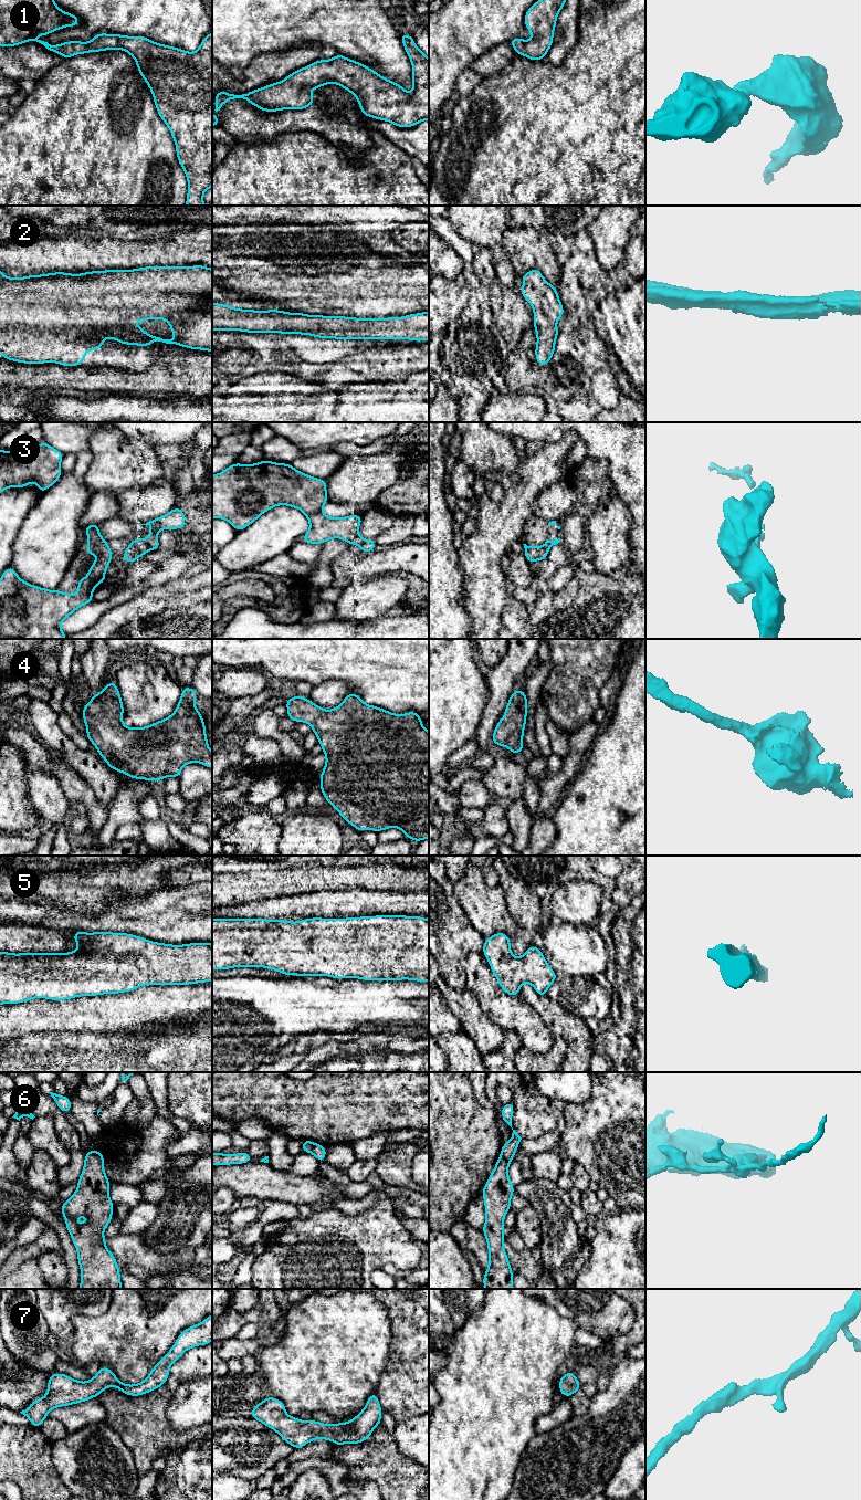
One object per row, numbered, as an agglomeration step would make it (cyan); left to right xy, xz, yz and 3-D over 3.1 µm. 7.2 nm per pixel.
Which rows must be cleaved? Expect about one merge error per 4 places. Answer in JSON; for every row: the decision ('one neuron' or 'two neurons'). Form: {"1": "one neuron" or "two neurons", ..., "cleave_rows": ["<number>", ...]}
{"1": "one neuron", "2": "one neuron", "3": "two neurons", "4": "one neuron", "5": "one neuron", "6": "two neurons", "7": "one neuron", "cleave_rows": ["3", "6"]}

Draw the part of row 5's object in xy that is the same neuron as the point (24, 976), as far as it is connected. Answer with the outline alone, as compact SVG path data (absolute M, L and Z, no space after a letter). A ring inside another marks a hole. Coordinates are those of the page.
M73 932L78 951L67 953L0 952L0 1005L34 998L65 1000L133 992L144 985L212 982L212 943L172 945L114 932Z

